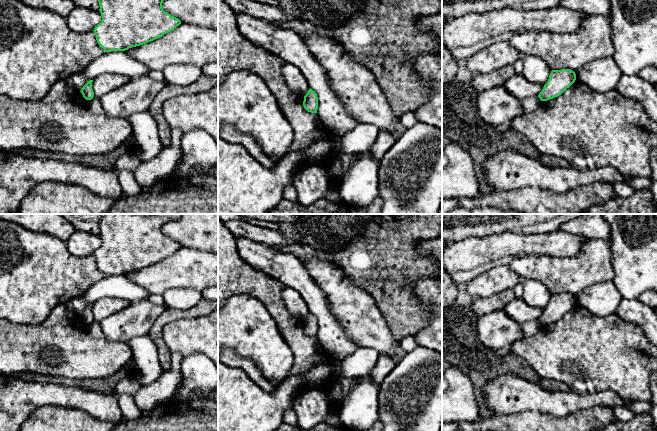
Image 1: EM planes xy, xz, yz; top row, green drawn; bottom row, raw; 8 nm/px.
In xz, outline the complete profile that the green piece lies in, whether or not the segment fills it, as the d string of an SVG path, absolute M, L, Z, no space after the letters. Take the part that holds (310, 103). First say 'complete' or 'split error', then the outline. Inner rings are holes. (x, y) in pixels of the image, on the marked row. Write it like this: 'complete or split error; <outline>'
complete; M311 88L304 96L303 106L308 112L317 113L318 97L315 91L313 91Z

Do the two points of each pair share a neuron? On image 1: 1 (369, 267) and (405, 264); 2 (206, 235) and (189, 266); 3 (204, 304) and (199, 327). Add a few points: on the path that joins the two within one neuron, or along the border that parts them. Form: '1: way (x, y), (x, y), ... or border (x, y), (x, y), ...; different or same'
1: way (378, 264), (396, 264); same
2: border (181, 246), (207, 252); different
3: border (207, 313), (179, 320); different

